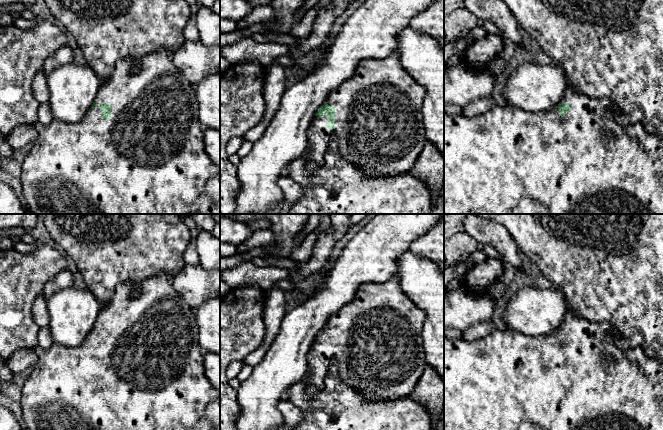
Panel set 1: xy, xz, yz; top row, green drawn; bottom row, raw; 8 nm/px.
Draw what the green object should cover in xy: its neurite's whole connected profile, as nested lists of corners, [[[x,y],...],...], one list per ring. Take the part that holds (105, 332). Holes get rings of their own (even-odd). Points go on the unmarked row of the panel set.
[[[159,273],[143,280],[139,287],[139,294],[134,295],[133,292],[134,286],[131,281],[127,281],[116,287],[110,302],[102,307],[91,332],[80,346],[66,347],[54,342],[51,347],[46,350],[40,347],[35,348],[38,356],[38,362],[32,367],[31,373],[23,385],[22,396],[19,402],[22,409],[21,423],[26,430],[220,430],[220,390],[213,387],[205,375],[204,351],[198,342],[198,327],[196,324],[195,309],[191,308],[176,292],[172,285],[171,278],[166,273]]]

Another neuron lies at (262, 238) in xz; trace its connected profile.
[[[269,229],[253,232],[243,243],[247,249],[263,248],[275,243],[274,234]]]

